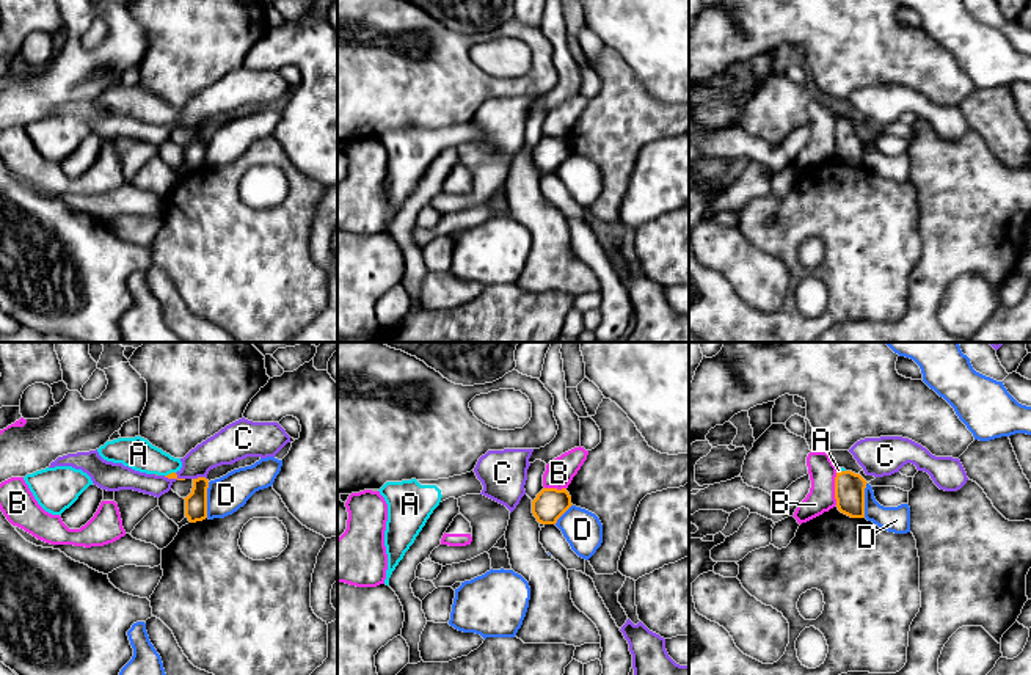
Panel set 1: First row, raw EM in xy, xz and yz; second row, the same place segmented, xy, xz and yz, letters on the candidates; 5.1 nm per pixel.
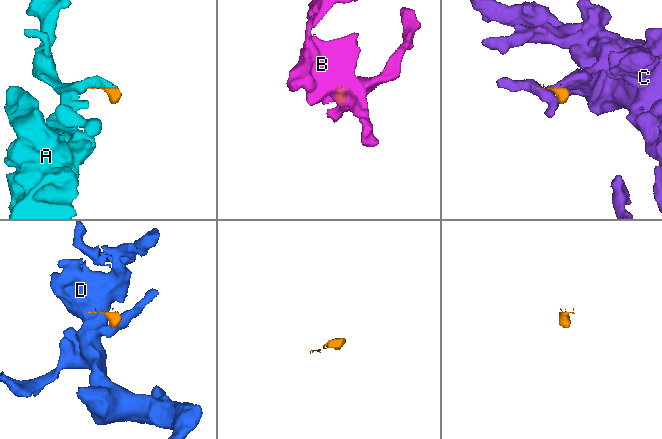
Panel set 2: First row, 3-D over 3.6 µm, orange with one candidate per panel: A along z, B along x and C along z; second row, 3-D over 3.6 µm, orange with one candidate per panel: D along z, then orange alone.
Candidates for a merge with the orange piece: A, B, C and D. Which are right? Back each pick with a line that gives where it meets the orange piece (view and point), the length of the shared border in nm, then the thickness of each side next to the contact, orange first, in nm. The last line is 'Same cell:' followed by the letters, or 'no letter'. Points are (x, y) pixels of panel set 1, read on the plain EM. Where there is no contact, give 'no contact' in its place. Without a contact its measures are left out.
A: meets orange in xy at (171, 121); contact 60 nm long; 30 nm thick on the orange side, 160 nm on the other
Same cell: A

